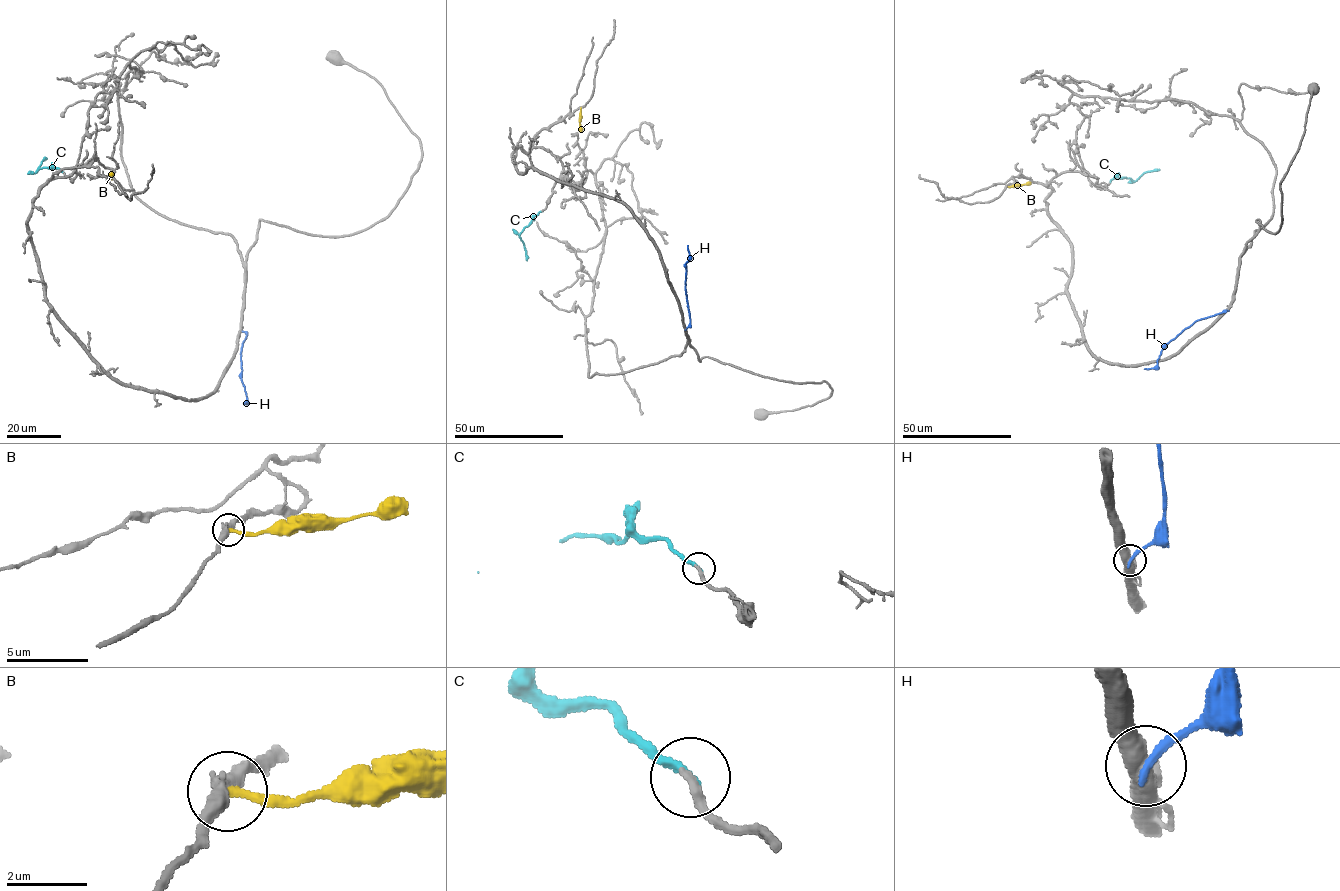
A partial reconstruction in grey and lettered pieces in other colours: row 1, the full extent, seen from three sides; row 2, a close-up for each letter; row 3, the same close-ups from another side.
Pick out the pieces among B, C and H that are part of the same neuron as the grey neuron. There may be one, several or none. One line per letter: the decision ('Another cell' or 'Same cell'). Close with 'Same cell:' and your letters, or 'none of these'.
B: Another cell
C: Same cell
H: Another cell
Same cell: C

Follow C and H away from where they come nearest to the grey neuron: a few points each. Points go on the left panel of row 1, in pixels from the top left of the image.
C: (64, 173), (53, 167), (40, 168), (36, 172), (45, 157)
H: (241, 331), (246, 334), (241, 352), (241, 378), (247, 399), (244, 403)

